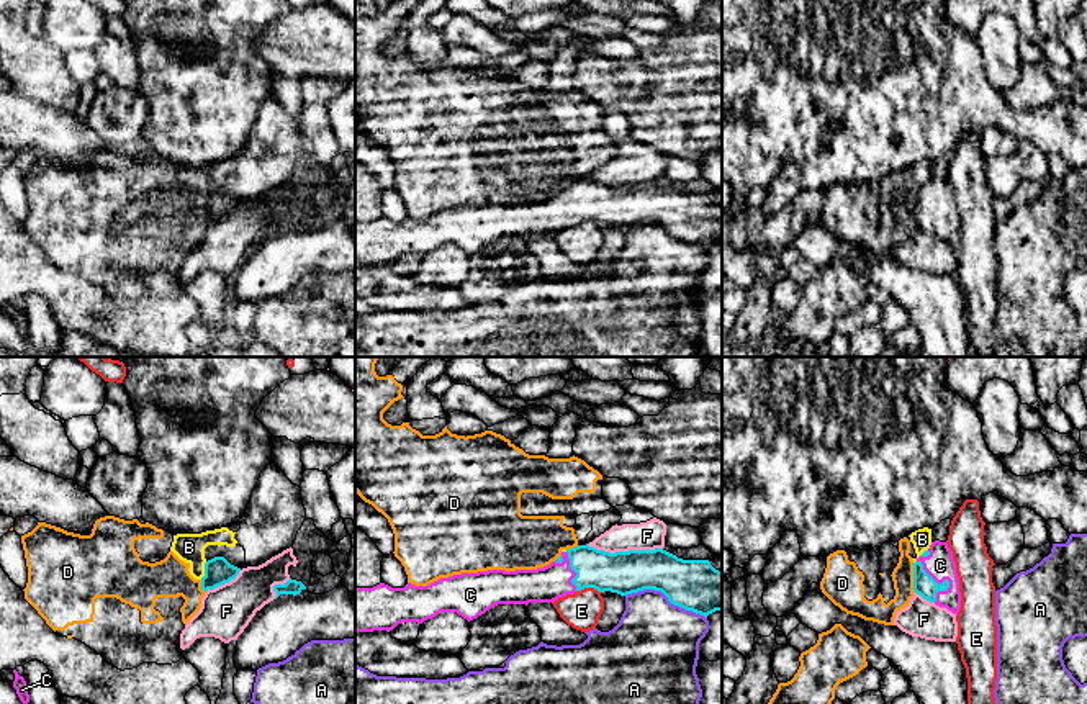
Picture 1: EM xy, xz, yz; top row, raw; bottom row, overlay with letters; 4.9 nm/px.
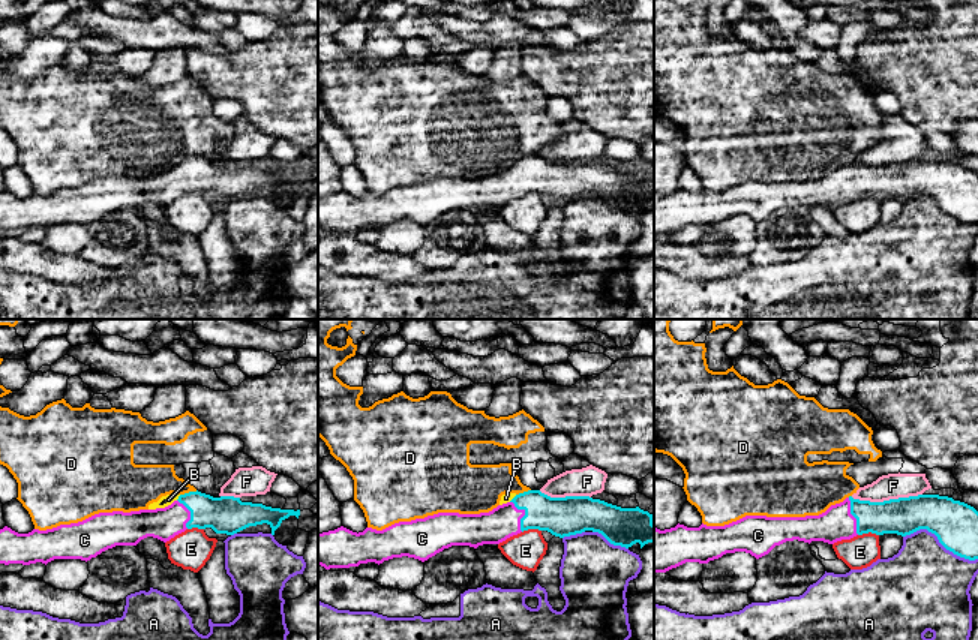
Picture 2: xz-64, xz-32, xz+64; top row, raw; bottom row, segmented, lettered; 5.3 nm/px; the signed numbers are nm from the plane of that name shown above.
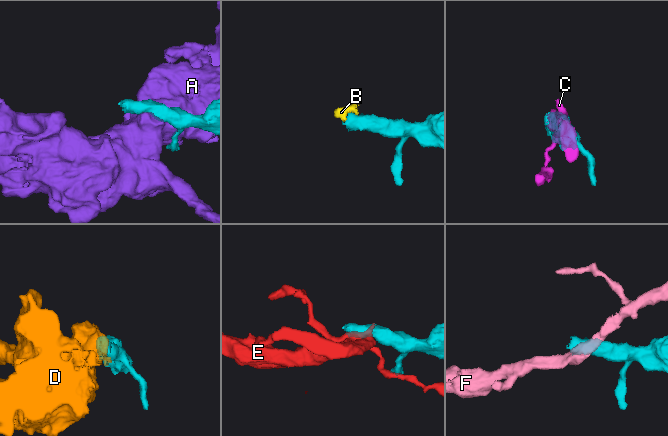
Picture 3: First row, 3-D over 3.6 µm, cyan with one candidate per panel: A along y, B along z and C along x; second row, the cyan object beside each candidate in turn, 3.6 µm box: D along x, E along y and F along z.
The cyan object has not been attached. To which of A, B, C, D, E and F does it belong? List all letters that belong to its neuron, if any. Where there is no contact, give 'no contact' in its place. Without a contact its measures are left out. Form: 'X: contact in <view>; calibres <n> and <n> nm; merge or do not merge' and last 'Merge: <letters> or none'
A: contact in xz; calibres 260 and 440 nm; do not merge
B: contact in xy; calibres 140 and 140 nm; do not merge
C: contact in yz; calibres 110 and 150 nm; merge
D: contact in yz; calibres 110 and 110 nm; do not merge
E: contact in xz; calibres 200 and 180 nm; do not merge
F: contact in xz; calibres 200 and 140 nm; do not merge
Merge: C

